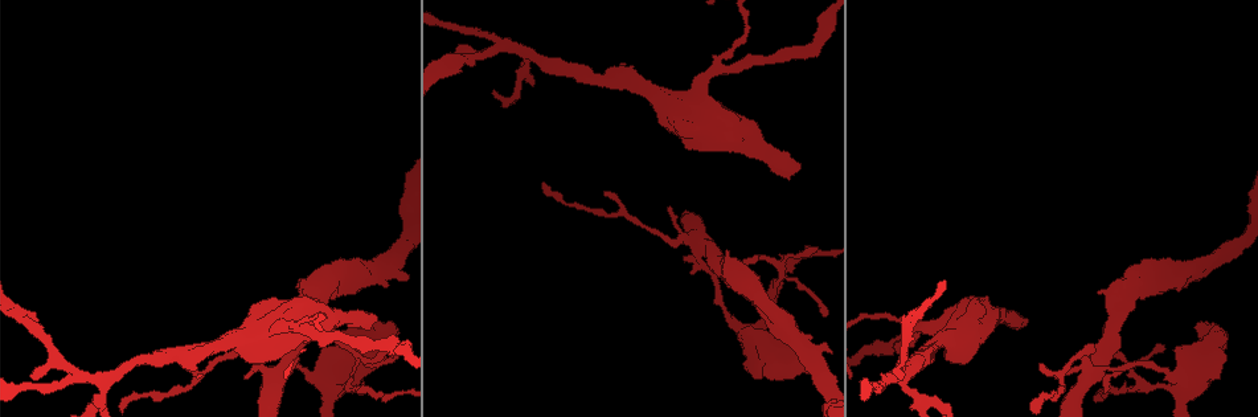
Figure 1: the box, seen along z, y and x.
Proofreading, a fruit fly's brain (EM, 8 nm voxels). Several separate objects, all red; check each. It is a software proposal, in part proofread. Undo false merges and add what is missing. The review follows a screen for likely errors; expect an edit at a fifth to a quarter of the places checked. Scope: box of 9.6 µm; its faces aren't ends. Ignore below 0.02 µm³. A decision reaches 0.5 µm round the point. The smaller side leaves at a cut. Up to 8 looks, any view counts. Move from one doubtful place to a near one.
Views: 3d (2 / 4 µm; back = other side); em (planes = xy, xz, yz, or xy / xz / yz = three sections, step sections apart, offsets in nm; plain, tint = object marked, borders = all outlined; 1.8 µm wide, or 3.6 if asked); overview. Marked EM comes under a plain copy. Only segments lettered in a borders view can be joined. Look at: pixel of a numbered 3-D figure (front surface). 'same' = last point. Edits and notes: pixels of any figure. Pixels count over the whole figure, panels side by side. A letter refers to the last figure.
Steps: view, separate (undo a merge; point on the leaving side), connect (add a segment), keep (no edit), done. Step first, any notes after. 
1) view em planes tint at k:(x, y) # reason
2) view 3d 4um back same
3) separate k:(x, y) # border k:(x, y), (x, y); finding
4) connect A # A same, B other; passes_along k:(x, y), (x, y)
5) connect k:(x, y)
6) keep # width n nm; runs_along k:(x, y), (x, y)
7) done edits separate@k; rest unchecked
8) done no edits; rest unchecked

view em 3.6um yz step 4 tint at 1:(956, 341) # sudden change in width

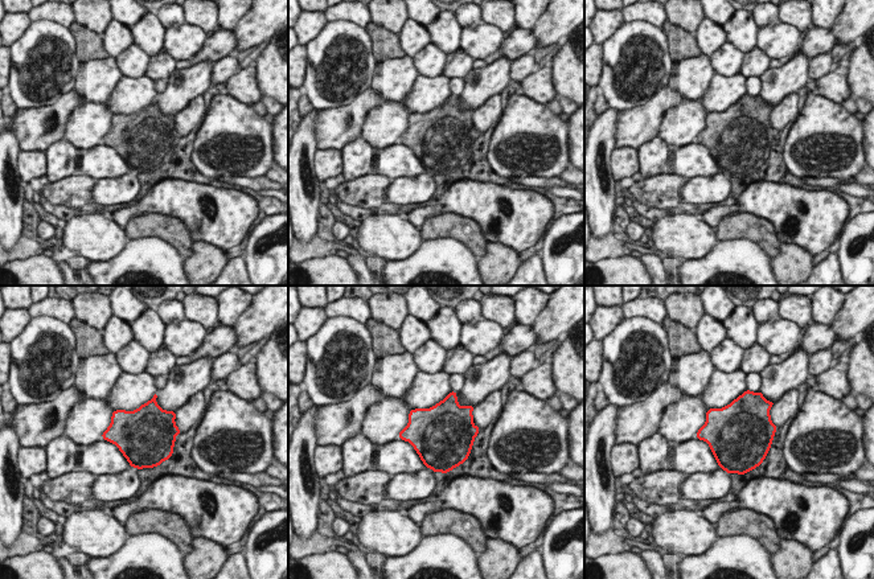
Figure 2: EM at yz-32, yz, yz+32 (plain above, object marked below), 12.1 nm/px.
view em 3.6um yz step 4 borders same # what lies round it

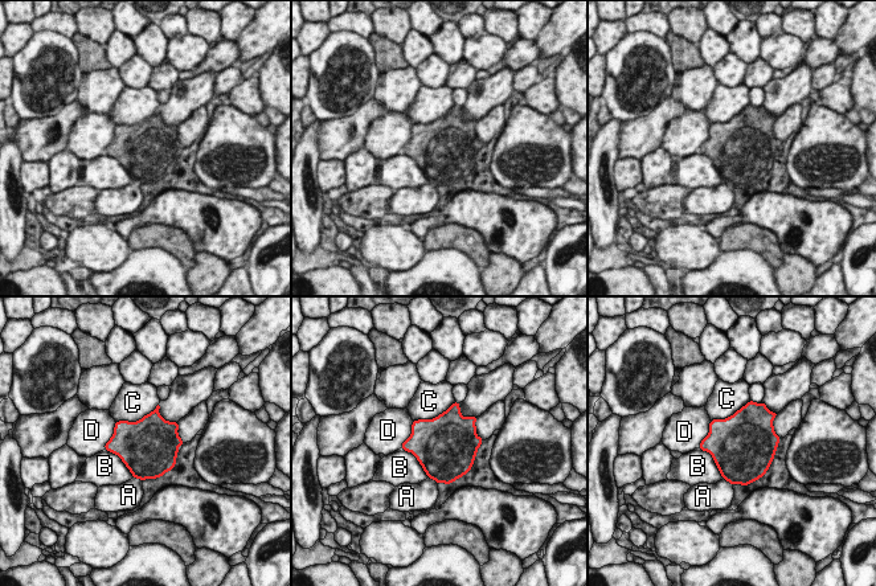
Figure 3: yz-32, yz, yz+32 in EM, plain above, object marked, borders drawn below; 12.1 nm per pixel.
keep # width 700 nm; A other, B other, C other, D other; border 3:(158, 404), (136, 421), (115, 422); all the same neuron

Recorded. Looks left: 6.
view em xy step 16 tint at 1:(372, 317) # free end

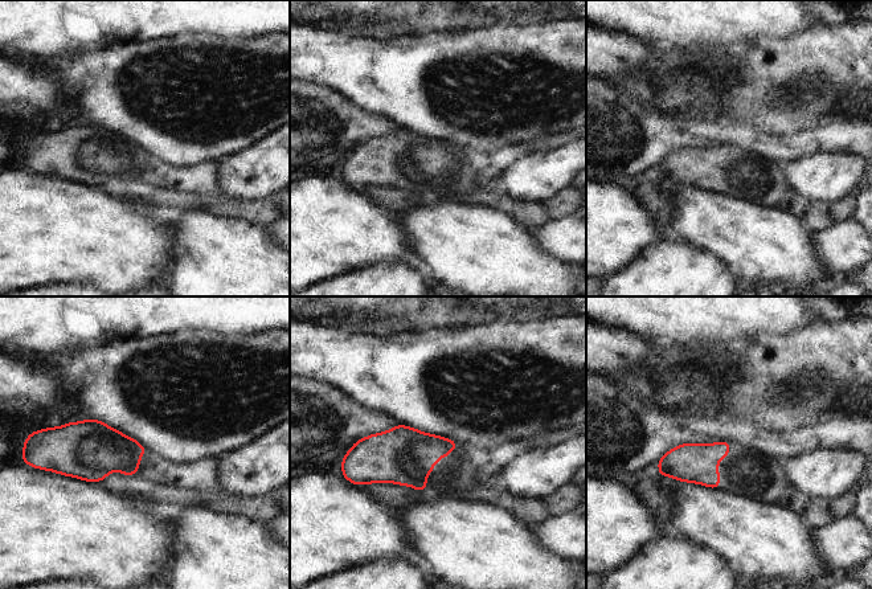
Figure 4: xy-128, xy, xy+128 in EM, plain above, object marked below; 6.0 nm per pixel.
view em xz step 4 borders same

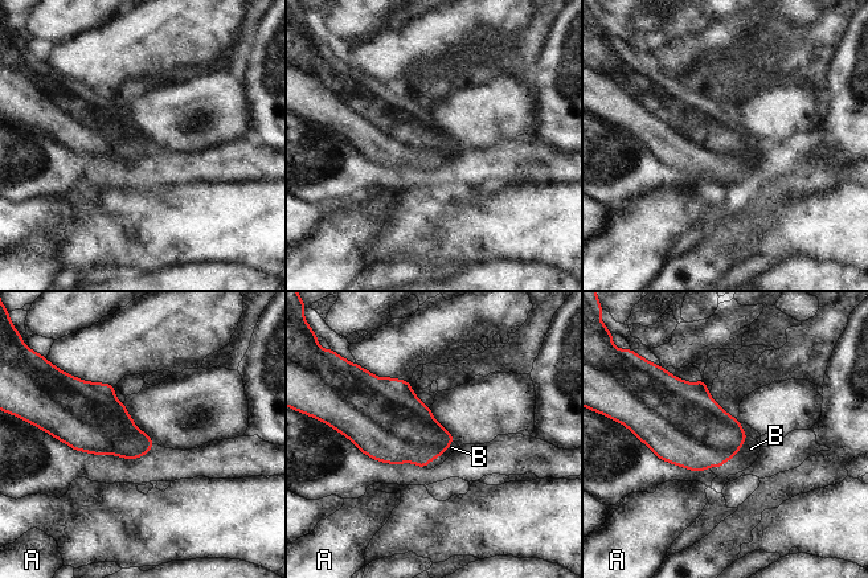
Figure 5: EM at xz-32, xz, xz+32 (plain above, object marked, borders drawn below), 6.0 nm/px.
connect B # width 260 nm; A other, B same; passes_along 5:(697, 434), (731, 458), (750, 449); it goes on there

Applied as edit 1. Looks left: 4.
view 3d 4um at 1:(1187, 377) # abrupt turn

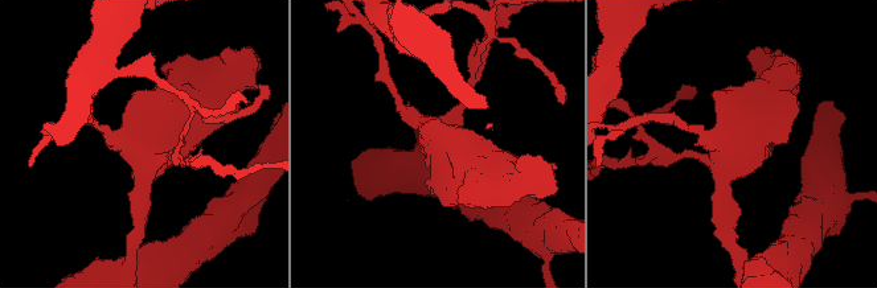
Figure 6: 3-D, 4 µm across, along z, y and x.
view em 3.6um planes tint at 6:(735, 143) # need the tissue

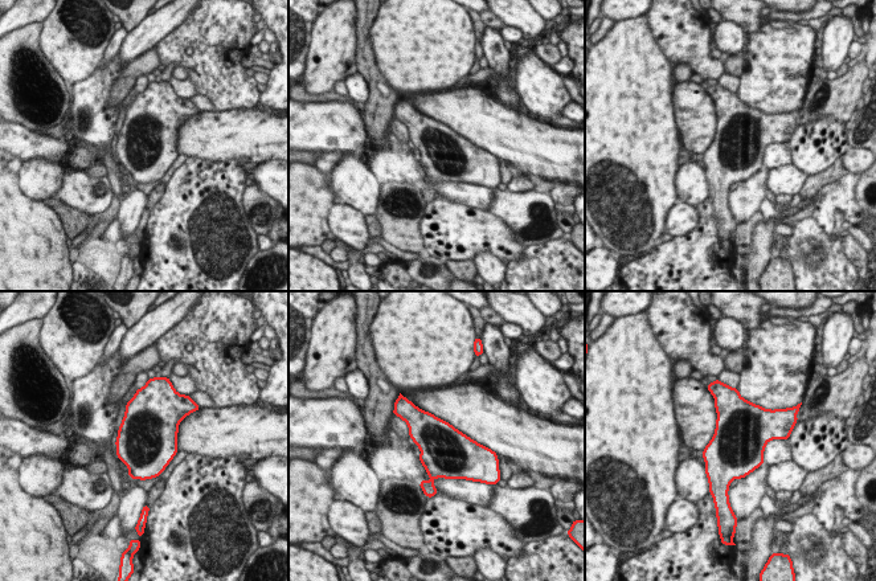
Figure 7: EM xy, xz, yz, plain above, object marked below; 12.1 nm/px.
view em 3.6um planes borders same

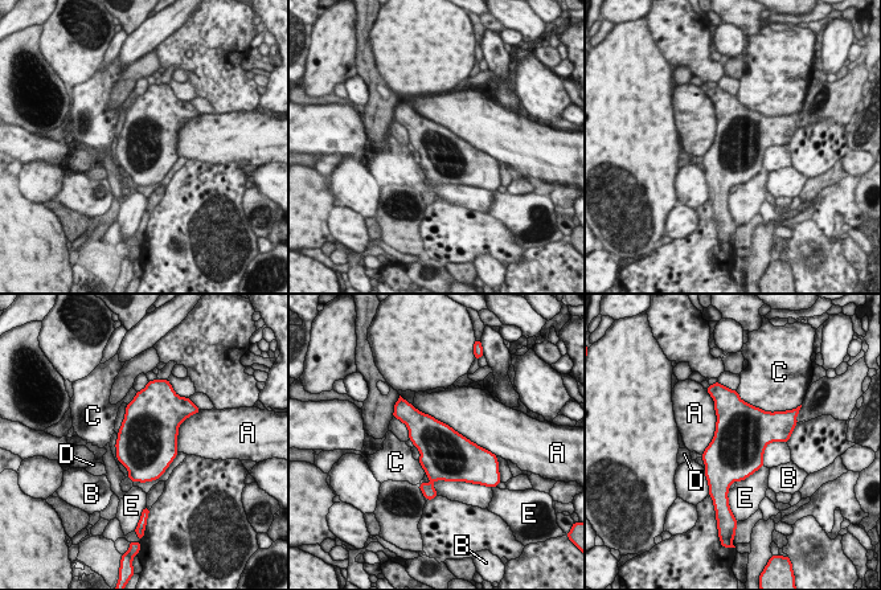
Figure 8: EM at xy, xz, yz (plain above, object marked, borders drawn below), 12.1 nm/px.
keep # width 600 nm; A other, B other, C other, D other, E other; border 8:(413, 404), (482, 447); all the same neuron

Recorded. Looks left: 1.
done edits connect@5; rest unchecked

